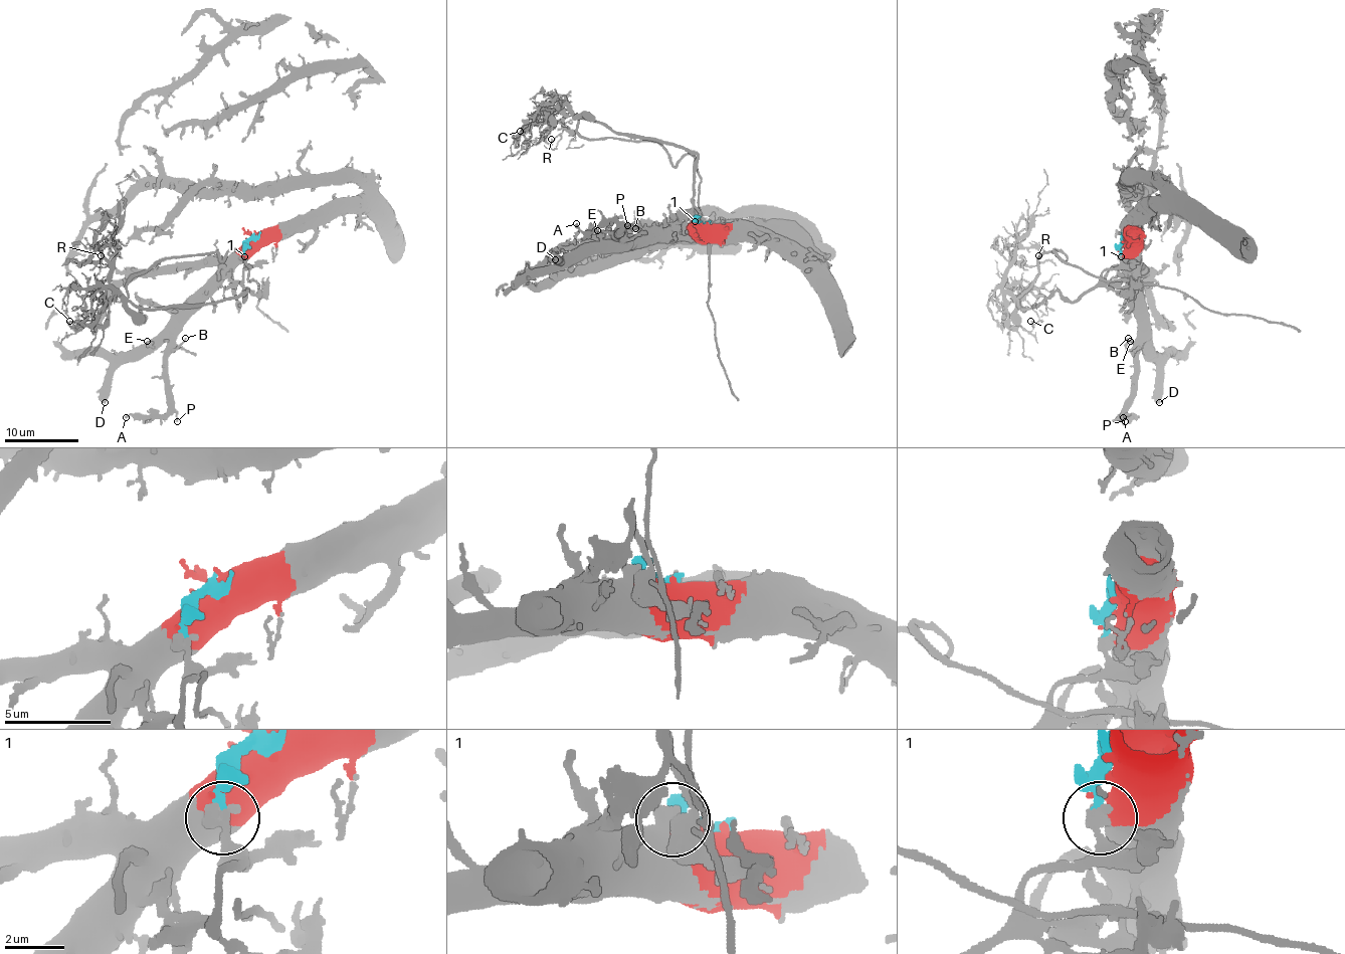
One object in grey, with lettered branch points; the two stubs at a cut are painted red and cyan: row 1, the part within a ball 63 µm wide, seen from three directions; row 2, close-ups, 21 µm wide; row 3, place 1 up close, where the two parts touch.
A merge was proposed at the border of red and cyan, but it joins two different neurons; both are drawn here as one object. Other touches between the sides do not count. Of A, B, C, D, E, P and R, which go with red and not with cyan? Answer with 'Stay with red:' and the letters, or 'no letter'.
Stay with red: A, B, D, E, P

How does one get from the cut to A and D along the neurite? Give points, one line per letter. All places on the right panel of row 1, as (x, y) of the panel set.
A: (1126, 237), (1128, 302), (1135, 313), (1137, 342), (1135, 396), (1123, 416), (1132, 416), (1123, 418)
D: (1126, 237), (1128, 300), (1143, 333), (1143, 352), (1157, 366), (1159, 403)

